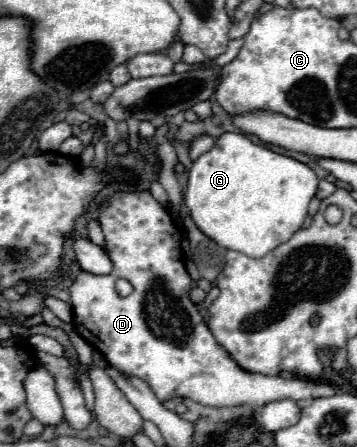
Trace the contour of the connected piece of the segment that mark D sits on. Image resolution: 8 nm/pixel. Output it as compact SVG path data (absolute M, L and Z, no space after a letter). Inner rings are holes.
M142 190L142 192L114 192L110 198L106 198L106 200L102 202L98 222L100 222L100 226L102 226L104 240L106 240L104 250L108 252L108 256L110 256L110 260L112 260L112 264L114 264L114 270L112 270L110 274L106 274L106 276L96 276L96 274L90 274L90 272L80 270L80 274L76 276L76 280L74 280L72 286L70 286L70 304L72 304L72 314L74 314L74 330L76 330L92 348L96 348L96 350L108 360L108 364L116 366L118 370L122 370L122 372L126 372L126 374L132 374L132 376L142 378L142 380L154 390L154 394L156 394L160 400L170 400L170 398L180 396L180 398L190 398L190 400L194 400L194 402L200 402L200 404L206 404L206 406L240 406L240 404L246 404L246 406L250 406L250 408L260 408L260 406L264 406L264 404L268 404L268 402L282 400L282 398L292 398L292 400L298 400L298 402L306 402L306 400L314 400L314 398L334 396L334 394L340 392L336 386L324 384L324 382L320 382L320 380L262 376L262 374L250 374L250 372L238 368L238 364L224 352L224 348L216 344L212 332L208 330L206 322L202 320L202 316L200 316L200 312L198 312L198 306L192 302L192 298L190 298L192 278L190 278L190 274L186 272L186 266L184 266L184 260L182 260L180 232L178 232L178 228L174 226L170 212L168 212L158 200L154 200L154 196L152 196L150 192L146 192L146 190ZM118 278L126 278L126 280L134 286L134 292L132 292L130 296L120 296L120 294L116 294L114 282L116 282Z

